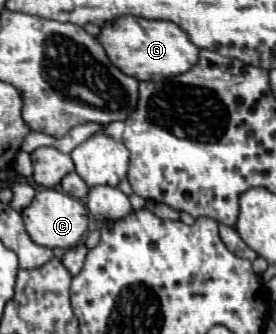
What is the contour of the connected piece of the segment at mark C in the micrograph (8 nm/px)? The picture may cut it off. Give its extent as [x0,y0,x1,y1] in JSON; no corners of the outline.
[23,189,89,249]

